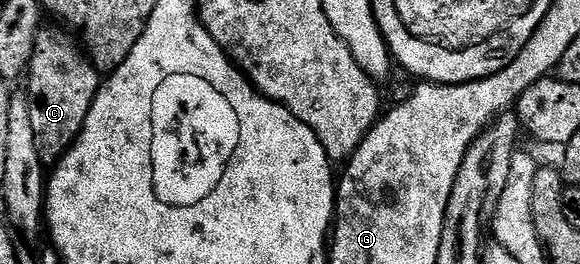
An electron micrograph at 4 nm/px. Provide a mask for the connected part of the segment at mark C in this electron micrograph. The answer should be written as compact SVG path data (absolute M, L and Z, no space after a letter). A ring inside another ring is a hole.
M42 27L27 73L31 128L35 130L35 146L45 166L56 164L77 140L97 96L97 89L103 83L78 41L68 31L57 28Z

